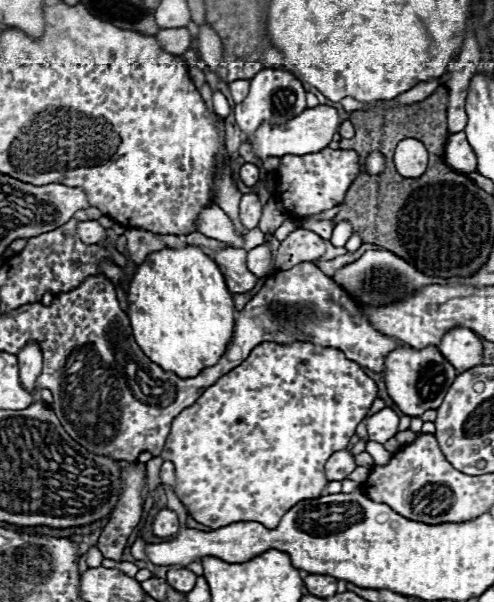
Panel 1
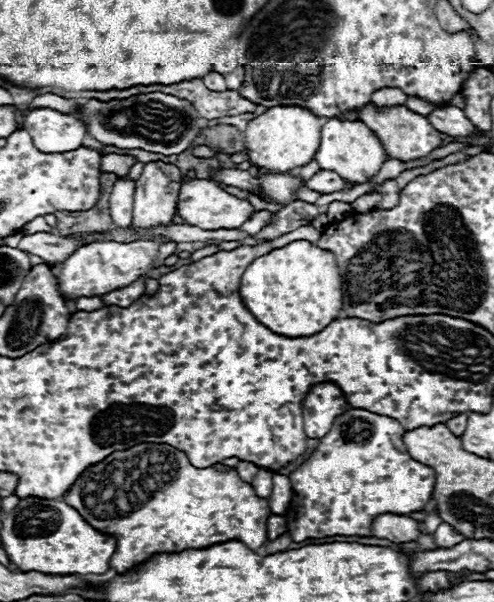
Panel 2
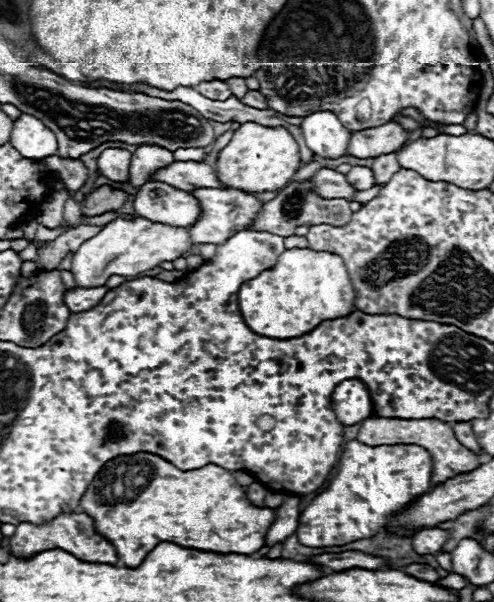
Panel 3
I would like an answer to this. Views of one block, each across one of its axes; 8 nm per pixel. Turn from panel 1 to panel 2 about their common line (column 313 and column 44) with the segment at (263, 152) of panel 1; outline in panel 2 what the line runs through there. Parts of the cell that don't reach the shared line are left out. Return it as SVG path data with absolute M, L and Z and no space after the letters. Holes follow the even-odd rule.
M36 108L26 118L22 128L30 134L40 152L70 152L82 146L86 128L74 116L52 108Z

